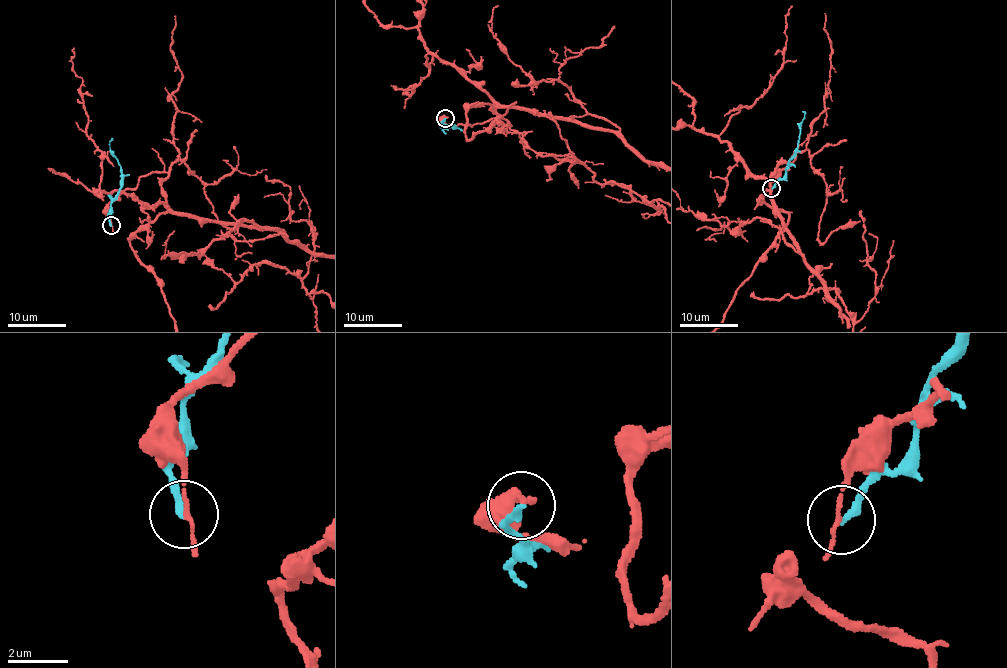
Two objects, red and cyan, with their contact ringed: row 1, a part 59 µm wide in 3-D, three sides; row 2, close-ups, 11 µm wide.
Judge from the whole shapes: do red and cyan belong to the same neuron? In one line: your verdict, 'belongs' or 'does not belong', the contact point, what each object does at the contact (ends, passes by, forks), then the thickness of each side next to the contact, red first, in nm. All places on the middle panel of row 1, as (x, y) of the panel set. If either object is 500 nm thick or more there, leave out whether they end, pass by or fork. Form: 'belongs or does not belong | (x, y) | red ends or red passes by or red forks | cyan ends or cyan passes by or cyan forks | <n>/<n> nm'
does not belong | (445, 118) | red passes by | cyan ends | 120/240 nm

